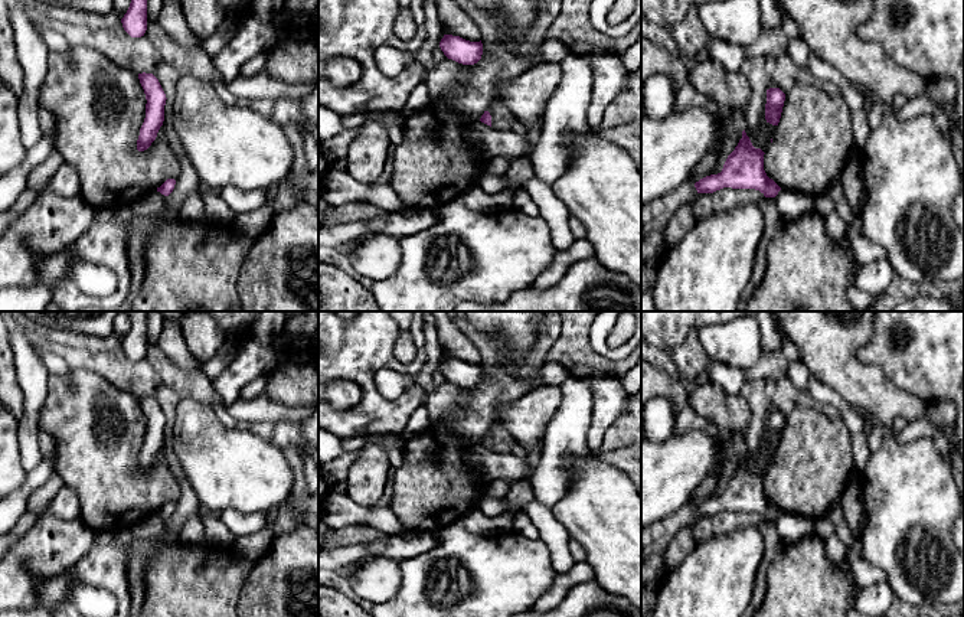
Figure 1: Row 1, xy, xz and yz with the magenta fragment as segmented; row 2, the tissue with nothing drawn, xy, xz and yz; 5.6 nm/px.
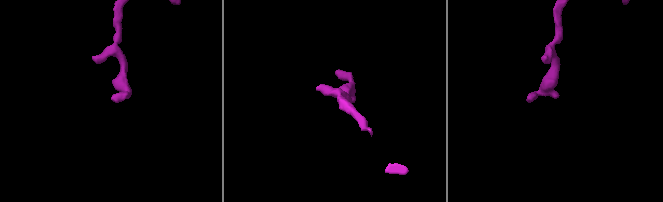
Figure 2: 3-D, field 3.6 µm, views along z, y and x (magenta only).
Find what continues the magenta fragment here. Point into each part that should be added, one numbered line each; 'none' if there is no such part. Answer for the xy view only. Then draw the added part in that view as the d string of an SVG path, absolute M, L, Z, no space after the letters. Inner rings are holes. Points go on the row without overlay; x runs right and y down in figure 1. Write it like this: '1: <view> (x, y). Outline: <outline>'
none

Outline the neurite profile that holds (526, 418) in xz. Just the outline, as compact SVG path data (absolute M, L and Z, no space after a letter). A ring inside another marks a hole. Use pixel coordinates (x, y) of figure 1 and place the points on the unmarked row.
M558 385L539 386L503 405L496 422L504 425L535 460L542 454L546 428L561 404L562 391Z

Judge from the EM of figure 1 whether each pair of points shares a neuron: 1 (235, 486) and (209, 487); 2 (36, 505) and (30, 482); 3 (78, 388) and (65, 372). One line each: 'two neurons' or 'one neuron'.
1: one neuron
2: two neurons
3: two neurons

